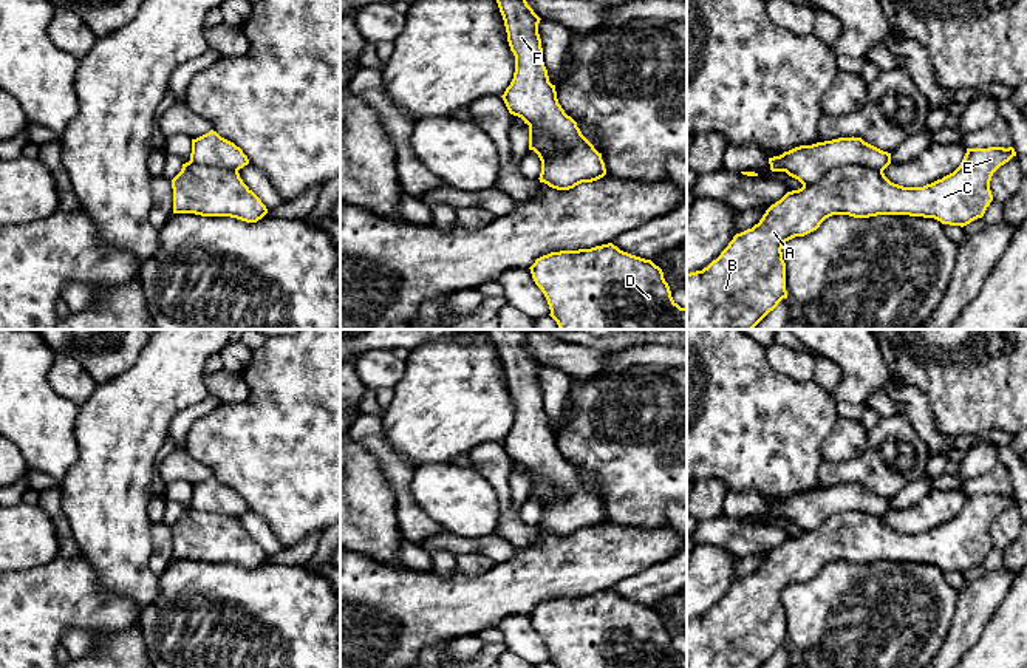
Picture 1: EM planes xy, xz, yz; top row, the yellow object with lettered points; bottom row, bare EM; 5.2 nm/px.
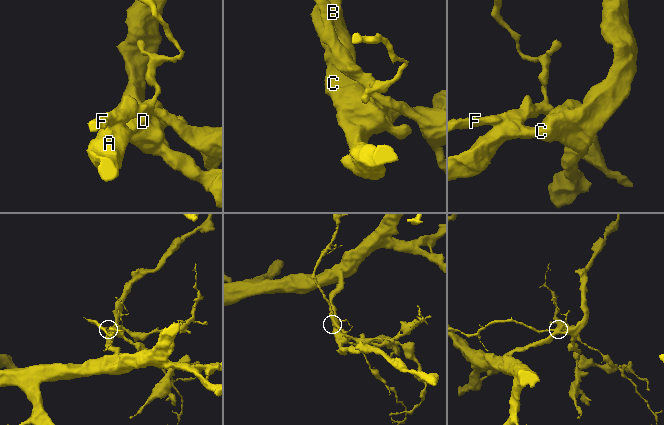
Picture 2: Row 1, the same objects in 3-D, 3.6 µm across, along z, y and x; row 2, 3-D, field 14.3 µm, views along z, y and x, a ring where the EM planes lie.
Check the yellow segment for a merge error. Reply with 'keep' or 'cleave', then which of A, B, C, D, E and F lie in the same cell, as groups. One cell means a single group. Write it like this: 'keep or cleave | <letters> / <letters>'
cleave | A B C D E / F

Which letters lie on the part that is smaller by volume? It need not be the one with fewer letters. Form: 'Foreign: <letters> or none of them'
Foreign: F

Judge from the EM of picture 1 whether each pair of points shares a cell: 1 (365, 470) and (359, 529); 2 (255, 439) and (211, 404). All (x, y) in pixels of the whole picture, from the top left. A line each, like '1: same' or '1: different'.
1: same
2: different

